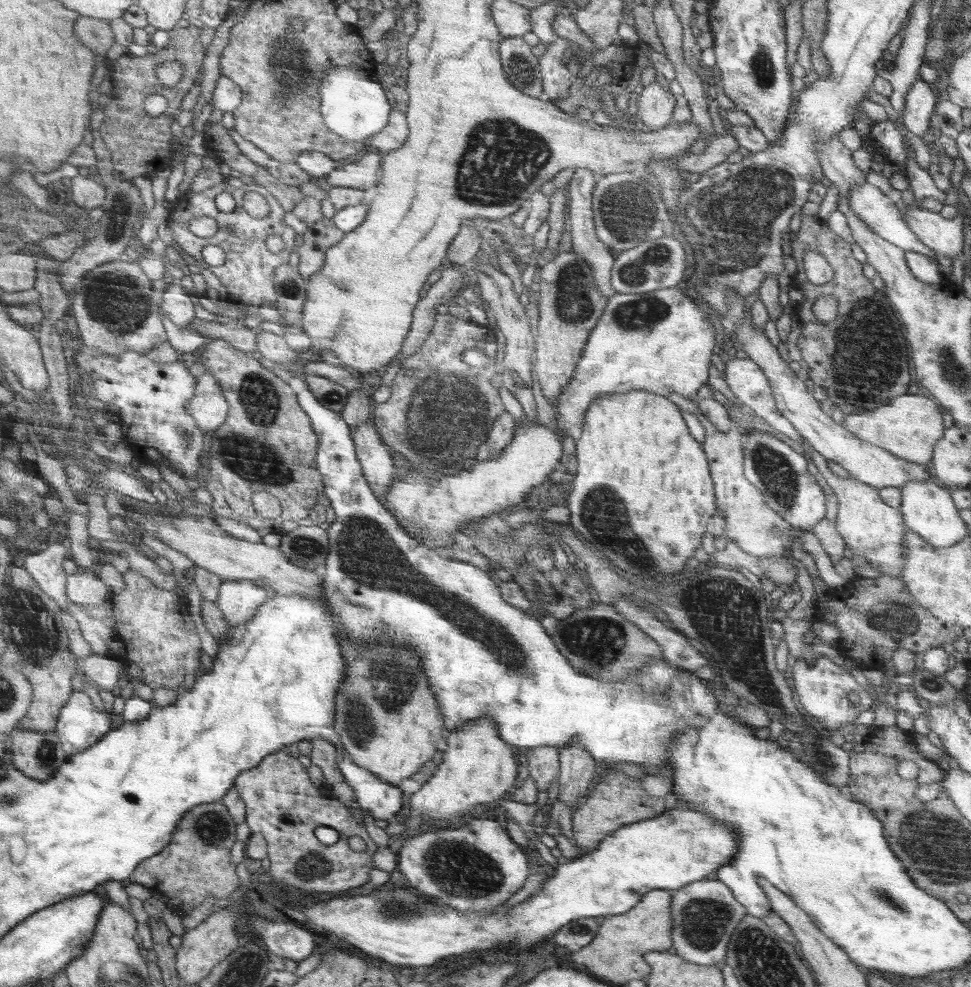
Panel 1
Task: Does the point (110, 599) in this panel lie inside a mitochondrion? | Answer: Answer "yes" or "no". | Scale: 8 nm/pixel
no

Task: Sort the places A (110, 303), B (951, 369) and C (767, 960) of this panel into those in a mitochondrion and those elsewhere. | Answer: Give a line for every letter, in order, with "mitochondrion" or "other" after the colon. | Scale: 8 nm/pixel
A: mitochondrion
B: mitochondrion
C: mitochondrion

